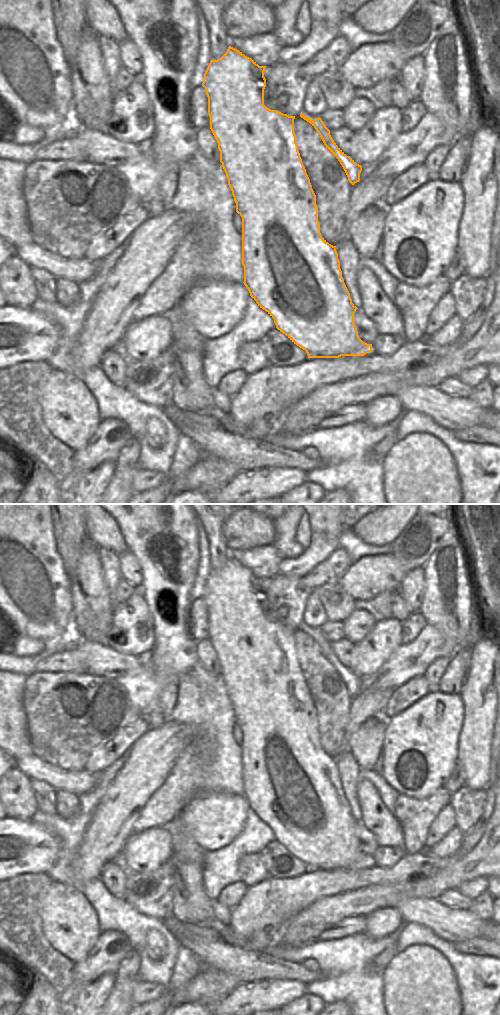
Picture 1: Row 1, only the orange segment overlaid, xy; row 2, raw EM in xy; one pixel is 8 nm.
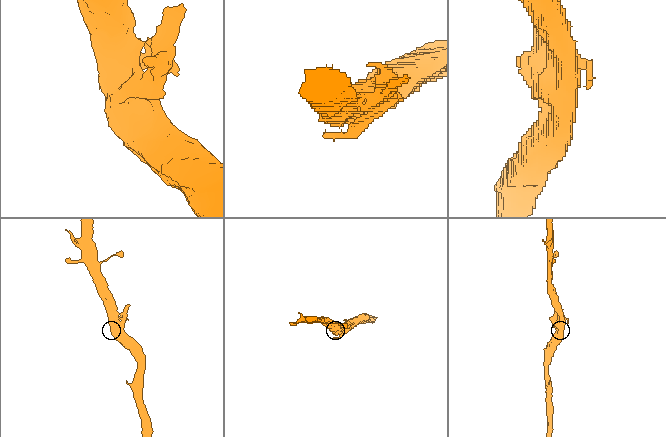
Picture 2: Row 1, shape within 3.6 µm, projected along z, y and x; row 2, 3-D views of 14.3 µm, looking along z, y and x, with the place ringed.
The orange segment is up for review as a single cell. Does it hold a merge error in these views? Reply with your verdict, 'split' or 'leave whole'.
leave whole

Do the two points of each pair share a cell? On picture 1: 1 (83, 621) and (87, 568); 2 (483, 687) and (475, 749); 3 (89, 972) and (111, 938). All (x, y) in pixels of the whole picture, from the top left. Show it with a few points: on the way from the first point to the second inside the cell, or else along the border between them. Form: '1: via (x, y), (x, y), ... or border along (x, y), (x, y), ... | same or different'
1: via (89, 608), (87, 581) | same
2: via (480, 702), (476, 734) | same
3: via (96, 964), (105, 955), (105, 946) | same

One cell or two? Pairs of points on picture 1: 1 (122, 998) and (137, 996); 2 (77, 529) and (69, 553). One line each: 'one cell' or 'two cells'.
1: two cells
2: one cell

